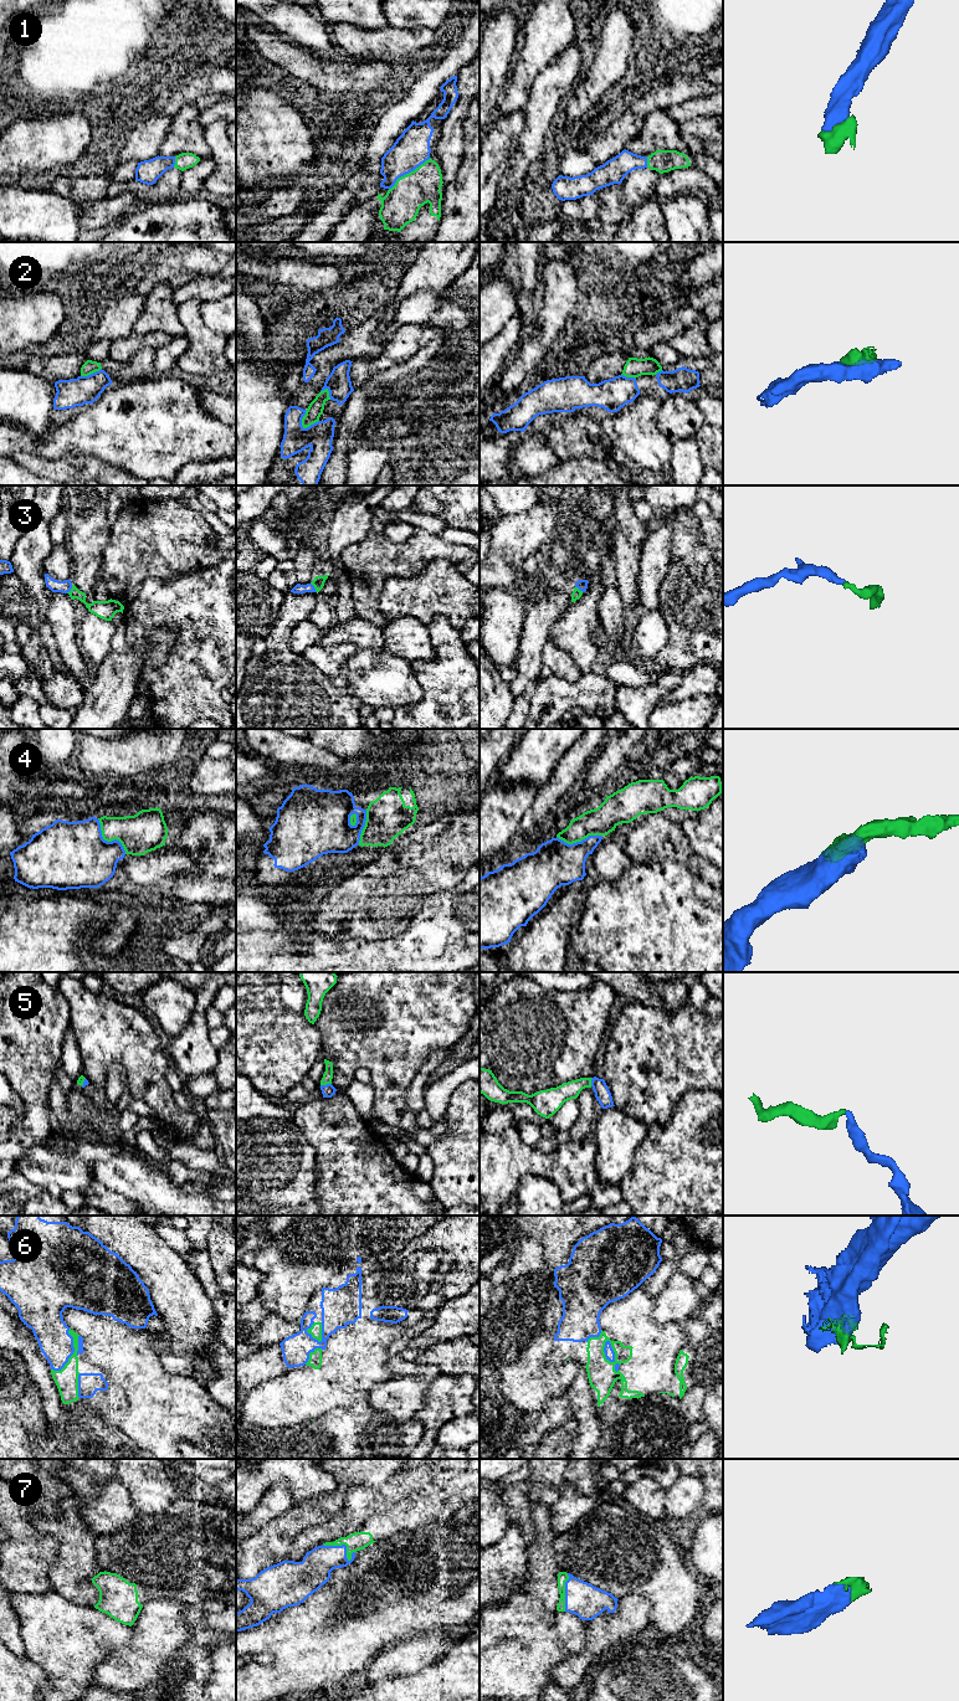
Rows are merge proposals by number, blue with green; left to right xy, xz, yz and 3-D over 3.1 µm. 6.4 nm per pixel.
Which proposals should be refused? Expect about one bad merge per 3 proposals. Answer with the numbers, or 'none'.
2, 4

